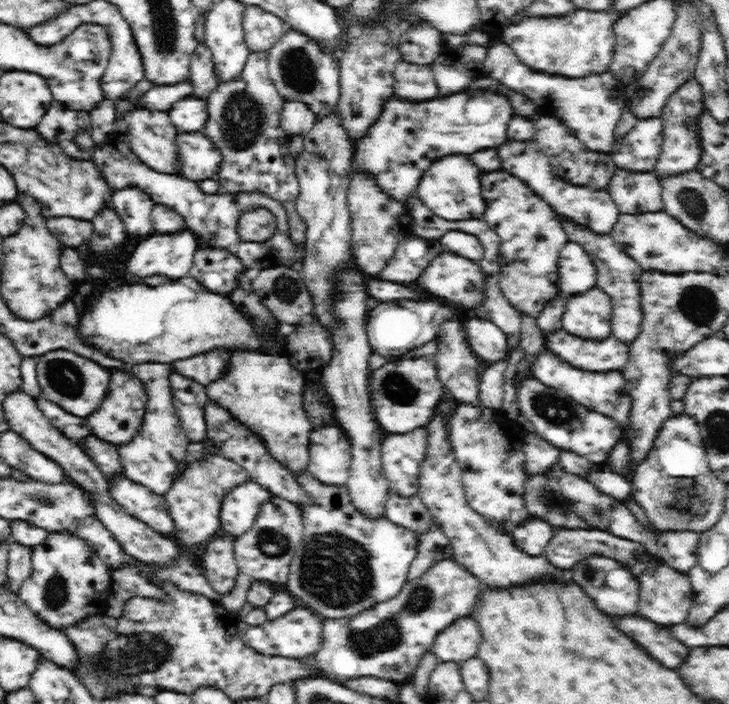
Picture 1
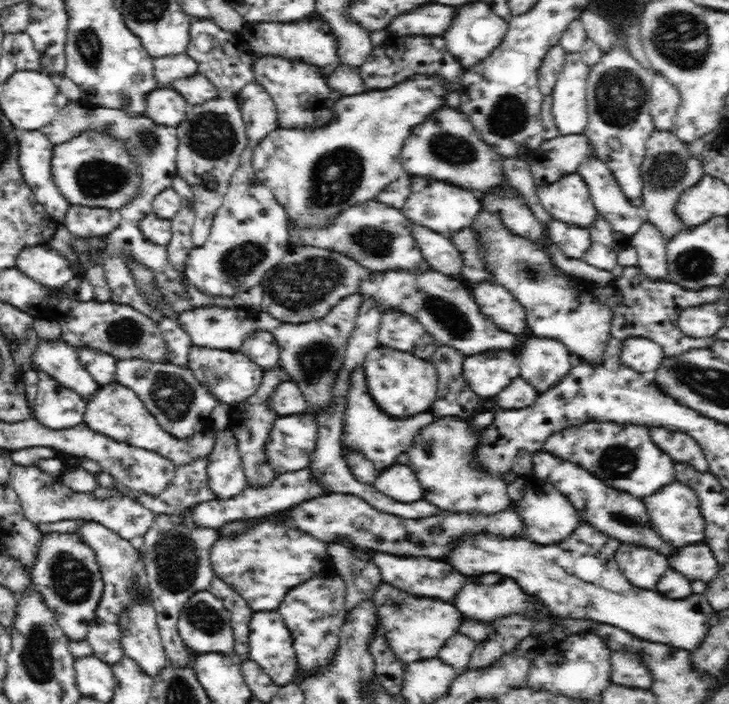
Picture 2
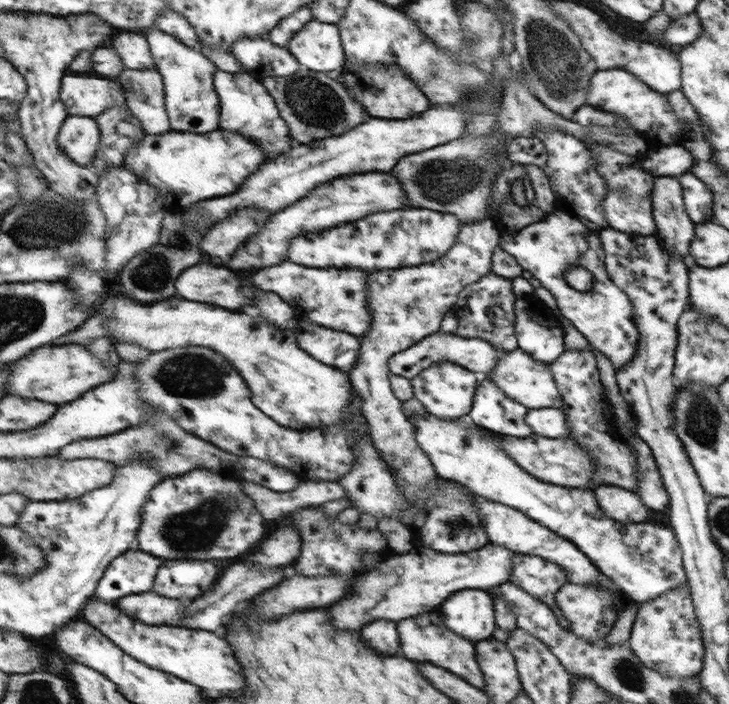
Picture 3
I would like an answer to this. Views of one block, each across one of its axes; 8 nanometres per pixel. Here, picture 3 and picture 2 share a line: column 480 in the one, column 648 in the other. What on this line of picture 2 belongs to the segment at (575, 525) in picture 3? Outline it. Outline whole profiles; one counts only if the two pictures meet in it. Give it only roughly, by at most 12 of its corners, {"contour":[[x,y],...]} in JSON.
{"contour":[[584,421],[543,450],[642,499],[675,480],[647,425]]}

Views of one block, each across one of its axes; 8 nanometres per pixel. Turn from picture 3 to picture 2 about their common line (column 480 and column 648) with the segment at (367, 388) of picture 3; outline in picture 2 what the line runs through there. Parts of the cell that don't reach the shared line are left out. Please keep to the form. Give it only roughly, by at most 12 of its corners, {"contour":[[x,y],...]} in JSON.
{"contour":[[645,220],[631,245],[649,280],[669,277],[667,241]]}

